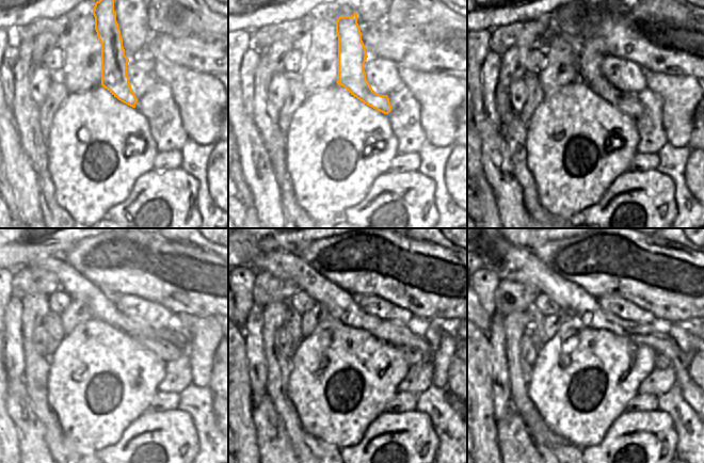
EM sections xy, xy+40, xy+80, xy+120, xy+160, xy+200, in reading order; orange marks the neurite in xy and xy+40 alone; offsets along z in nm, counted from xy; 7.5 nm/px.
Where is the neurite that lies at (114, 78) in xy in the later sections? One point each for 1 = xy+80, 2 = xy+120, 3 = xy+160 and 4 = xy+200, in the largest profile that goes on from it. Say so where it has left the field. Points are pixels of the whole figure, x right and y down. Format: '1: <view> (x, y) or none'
1: xy+80 (589, 56)
2: xy+120 (168, 350)
3: xy+160 (412, 355)
4: xy+200 (661, 361)

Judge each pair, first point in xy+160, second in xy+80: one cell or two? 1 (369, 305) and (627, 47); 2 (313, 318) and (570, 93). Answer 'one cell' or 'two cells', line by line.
1: two cells
2: two cells

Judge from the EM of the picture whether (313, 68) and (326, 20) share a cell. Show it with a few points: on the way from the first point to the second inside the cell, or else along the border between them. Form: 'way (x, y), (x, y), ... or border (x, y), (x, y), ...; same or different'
way (320, 57), (323, 32); same

